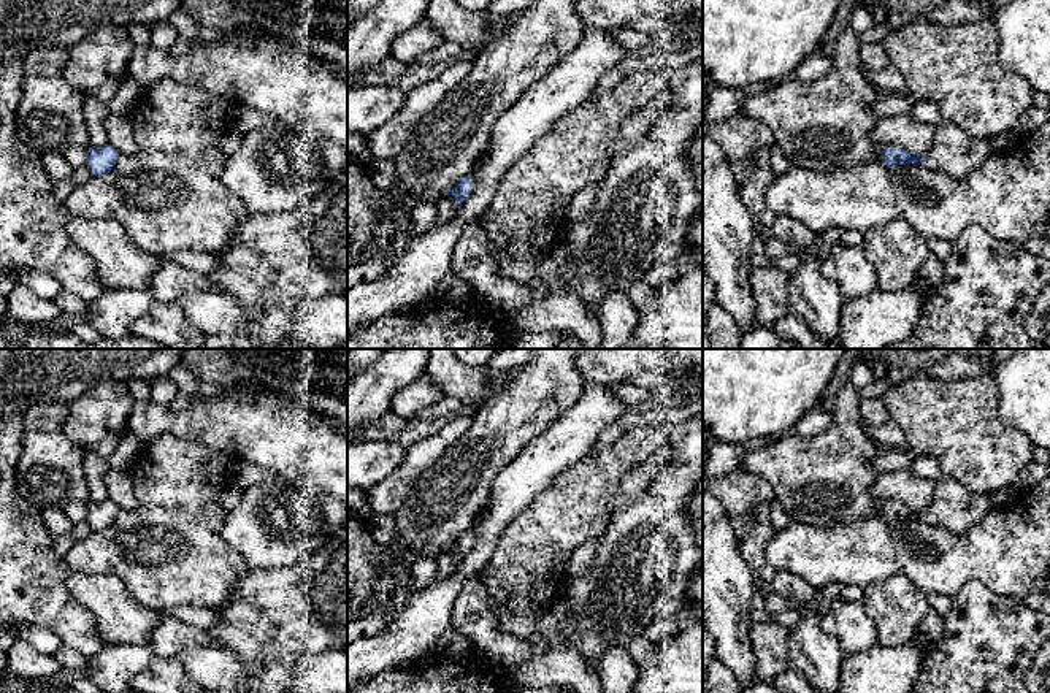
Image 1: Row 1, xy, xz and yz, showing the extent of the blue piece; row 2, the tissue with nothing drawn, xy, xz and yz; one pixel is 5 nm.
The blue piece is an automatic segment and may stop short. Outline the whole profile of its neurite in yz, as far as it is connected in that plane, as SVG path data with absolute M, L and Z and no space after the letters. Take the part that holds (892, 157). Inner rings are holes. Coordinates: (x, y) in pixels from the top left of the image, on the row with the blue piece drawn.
M942 121L934 127L934 144L925 155L912 155L902 147L883 147L882 162L898 165L925 165L950 176L966 176L994 154L991 138L975 138L958 125Z

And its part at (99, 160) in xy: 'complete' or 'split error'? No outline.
complete

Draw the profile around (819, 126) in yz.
M847 27L836 41L833 68L814 82L787 78L760 95L747 95L739 113L763 122L793 167L814 171L852 168L882 155L883 147L869 138L879 119L872 113L876 89L860 71L860 41Z

